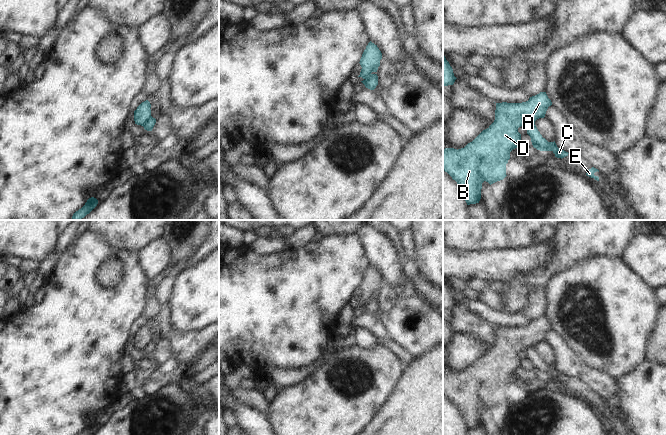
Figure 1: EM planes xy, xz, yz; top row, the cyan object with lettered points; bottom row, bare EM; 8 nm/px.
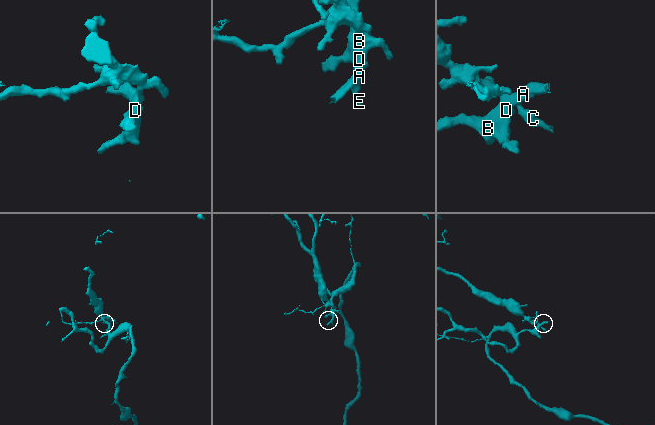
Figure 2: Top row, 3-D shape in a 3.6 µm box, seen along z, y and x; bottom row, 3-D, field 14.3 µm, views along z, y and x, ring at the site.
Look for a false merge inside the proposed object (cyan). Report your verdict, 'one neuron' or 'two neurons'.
two neurons

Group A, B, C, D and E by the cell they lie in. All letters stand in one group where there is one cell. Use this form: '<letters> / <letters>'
A B D / C E

